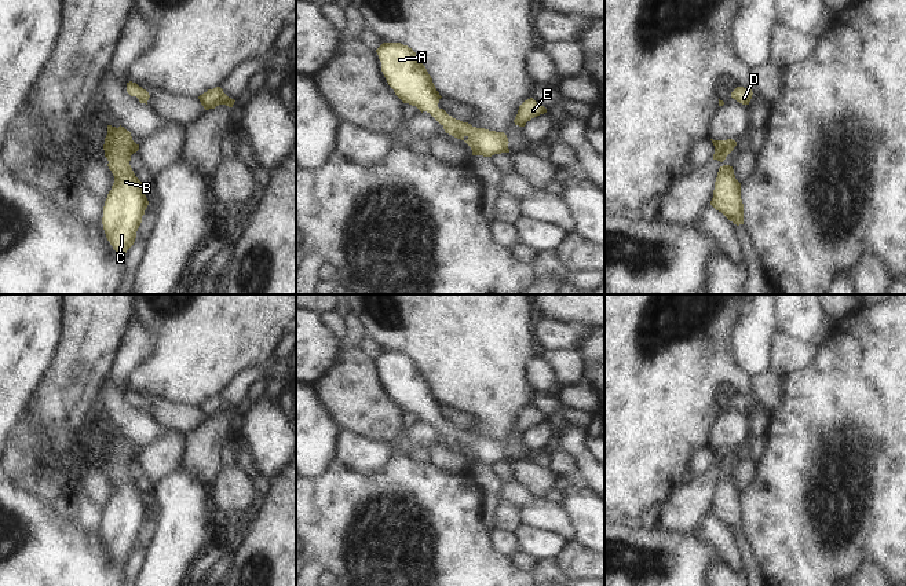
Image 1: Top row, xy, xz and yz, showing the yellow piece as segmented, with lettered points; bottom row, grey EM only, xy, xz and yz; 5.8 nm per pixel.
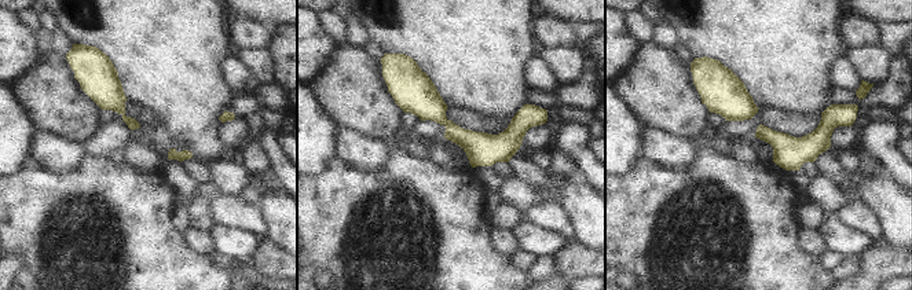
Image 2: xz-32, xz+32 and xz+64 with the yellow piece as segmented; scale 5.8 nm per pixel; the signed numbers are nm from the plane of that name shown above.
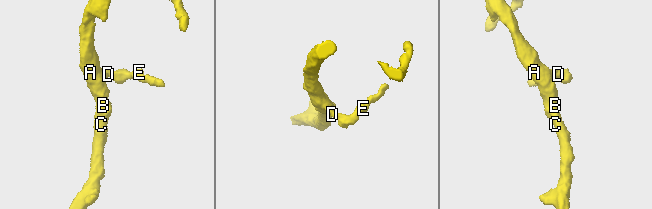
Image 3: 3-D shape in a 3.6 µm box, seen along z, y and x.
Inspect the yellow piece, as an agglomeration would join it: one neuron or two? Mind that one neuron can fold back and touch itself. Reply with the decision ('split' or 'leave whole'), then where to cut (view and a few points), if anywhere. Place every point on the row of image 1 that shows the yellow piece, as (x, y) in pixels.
leave whole; cut none

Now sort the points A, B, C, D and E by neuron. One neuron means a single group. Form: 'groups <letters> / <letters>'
groups A B C D E

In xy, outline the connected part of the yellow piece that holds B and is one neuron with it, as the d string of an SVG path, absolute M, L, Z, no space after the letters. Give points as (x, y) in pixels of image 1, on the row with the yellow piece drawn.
M107 125L103 150L114 183L105 201L102 224L113 249L125 254L135 242L149 205L145 183L135 176L129 165L131 155L139 150L139 144L124 127Z

